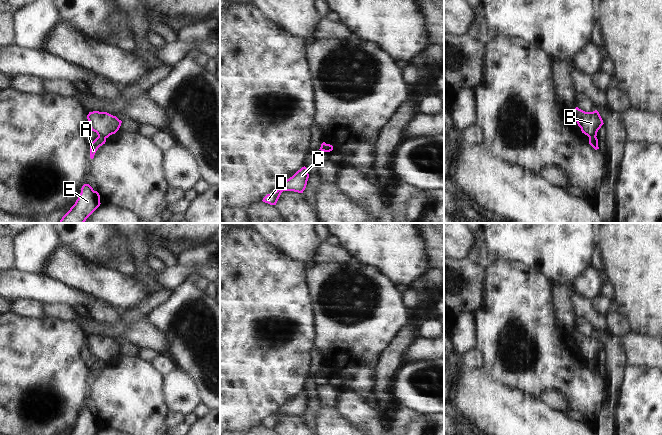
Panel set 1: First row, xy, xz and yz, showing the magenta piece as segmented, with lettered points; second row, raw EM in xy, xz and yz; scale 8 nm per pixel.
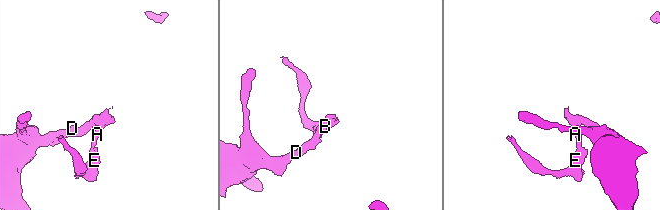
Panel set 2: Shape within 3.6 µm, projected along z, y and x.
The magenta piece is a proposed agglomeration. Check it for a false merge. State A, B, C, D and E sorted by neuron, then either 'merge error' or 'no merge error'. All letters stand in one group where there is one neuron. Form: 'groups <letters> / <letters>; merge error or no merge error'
groups A E / B C D; merge error

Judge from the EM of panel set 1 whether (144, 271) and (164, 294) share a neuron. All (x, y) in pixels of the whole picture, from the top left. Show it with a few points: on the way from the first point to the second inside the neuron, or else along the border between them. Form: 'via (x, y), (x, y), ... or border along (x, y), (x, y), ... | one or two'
border along (163, 288), (154, 293) | two

